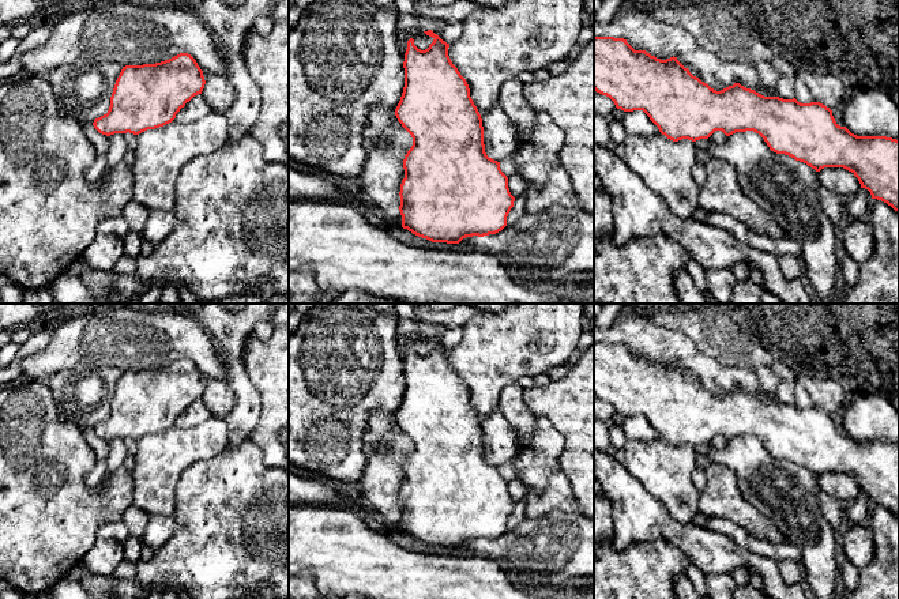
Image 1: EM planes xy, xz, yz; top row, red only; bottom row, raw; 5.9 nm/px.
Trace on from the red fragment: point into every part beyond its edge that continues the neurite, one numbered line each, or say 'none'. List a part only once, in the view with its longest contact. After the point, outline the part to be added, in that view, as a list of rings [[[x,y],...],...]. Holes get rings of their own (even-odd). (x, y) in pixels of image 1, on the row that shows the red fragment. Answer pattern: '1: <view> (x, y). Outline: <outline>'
none

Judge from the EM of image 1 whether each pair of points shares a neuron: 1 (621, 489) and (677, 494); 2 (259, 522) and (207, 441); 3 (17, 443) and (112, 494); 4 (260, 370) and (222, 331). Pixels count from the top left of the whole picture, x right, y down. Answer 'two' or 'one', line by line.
1: two
2: two
3: one
4: two

